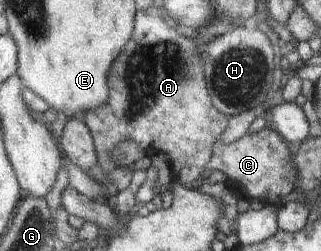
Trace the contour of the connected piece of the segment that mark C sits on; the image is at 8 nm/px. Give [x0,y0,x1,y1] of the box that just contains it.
[206,128,298,206]

